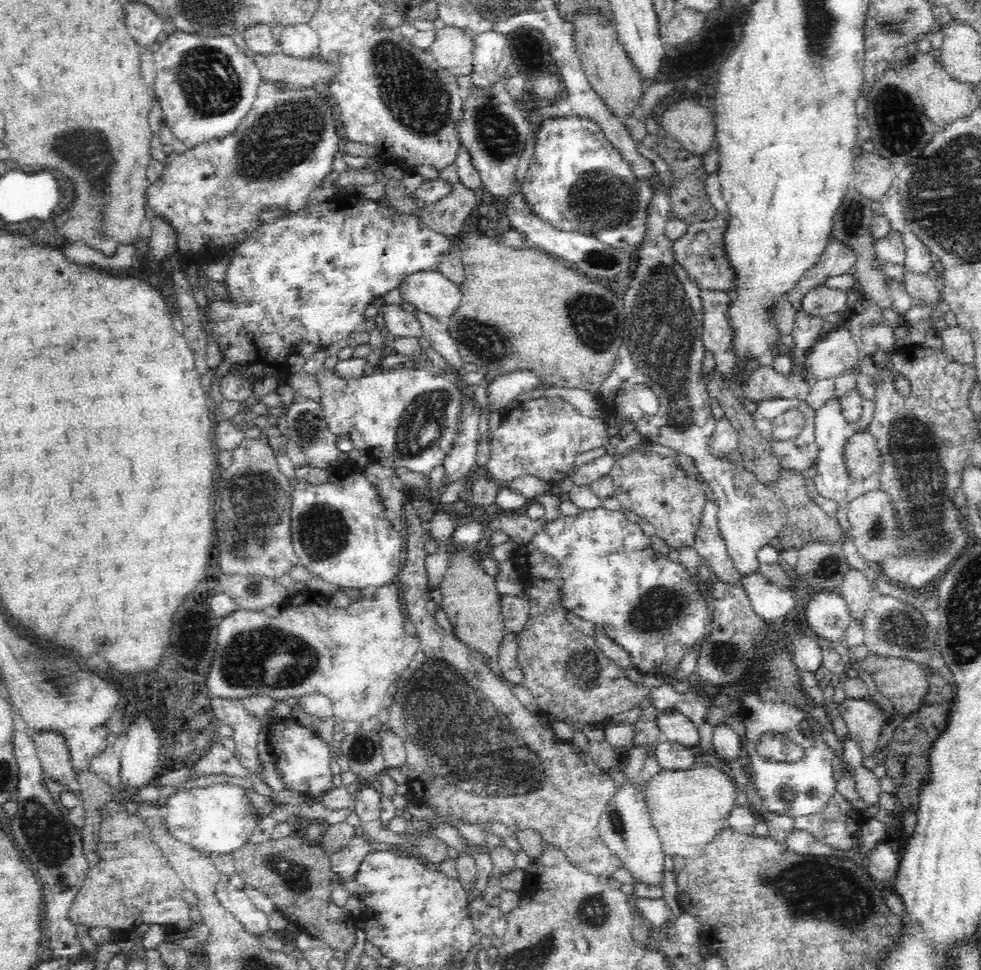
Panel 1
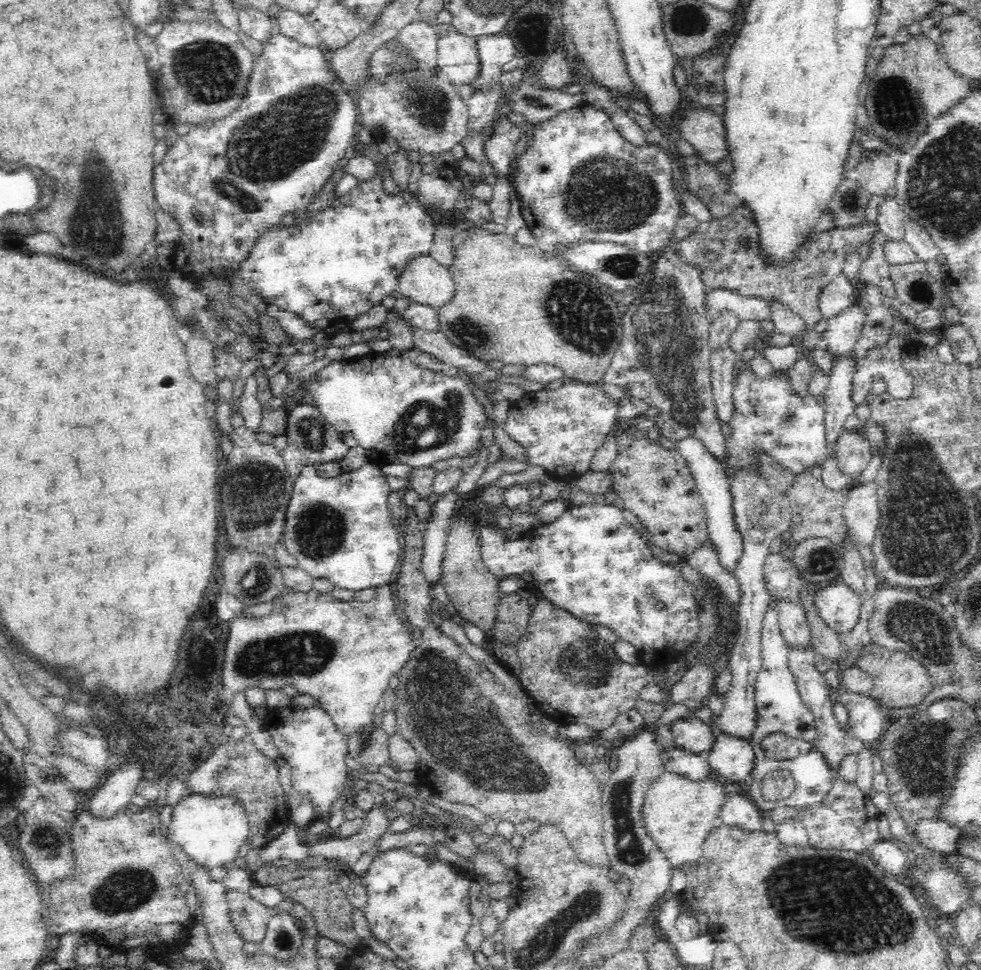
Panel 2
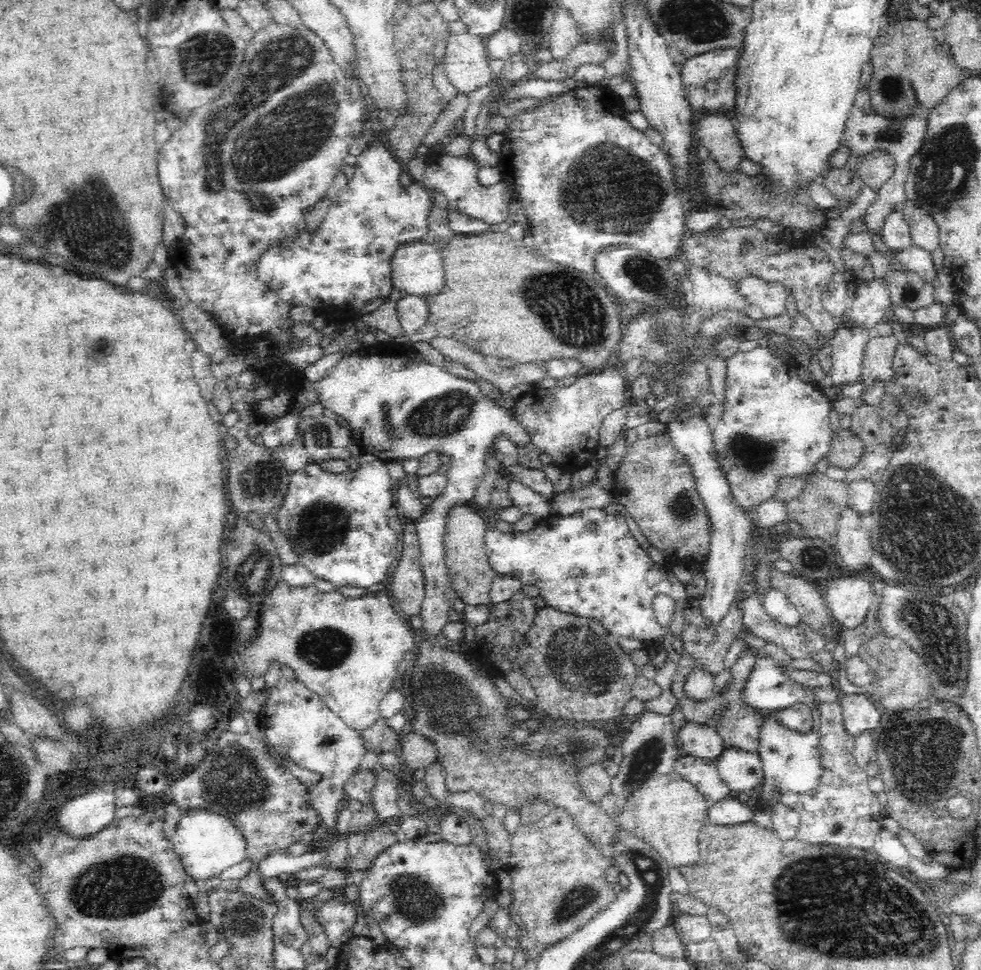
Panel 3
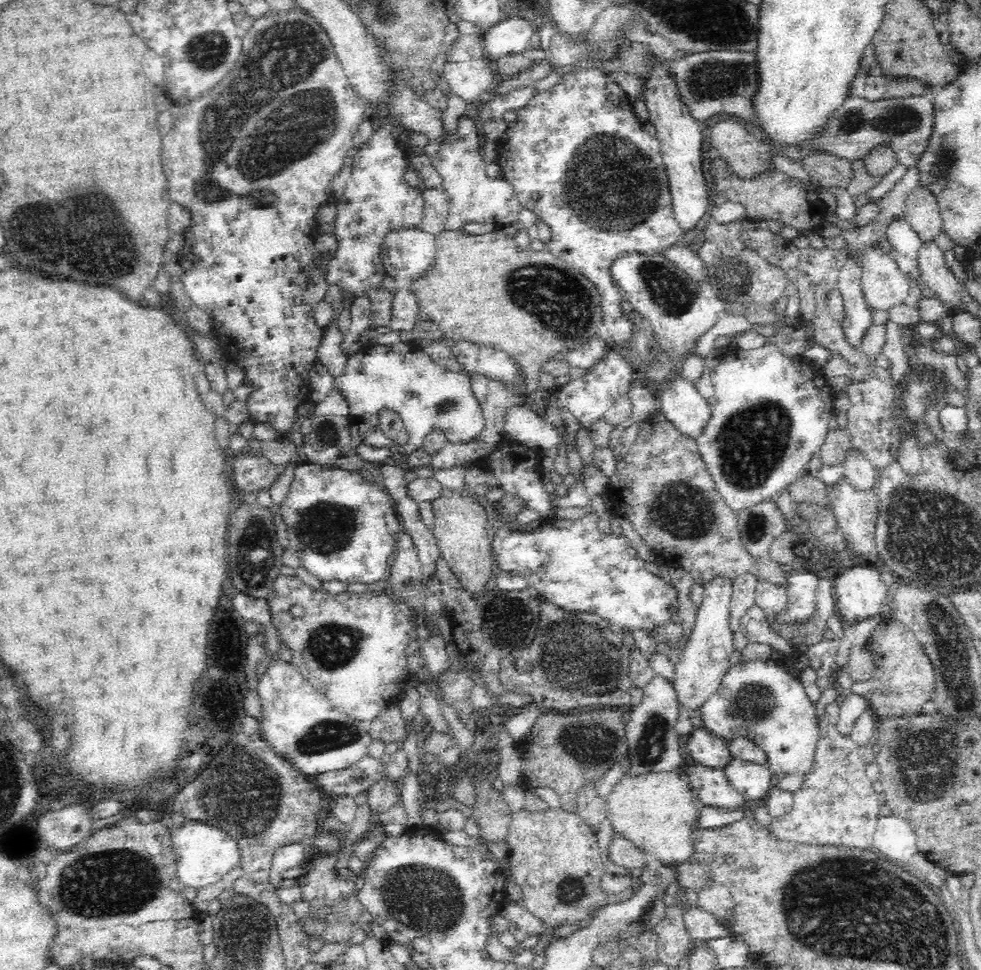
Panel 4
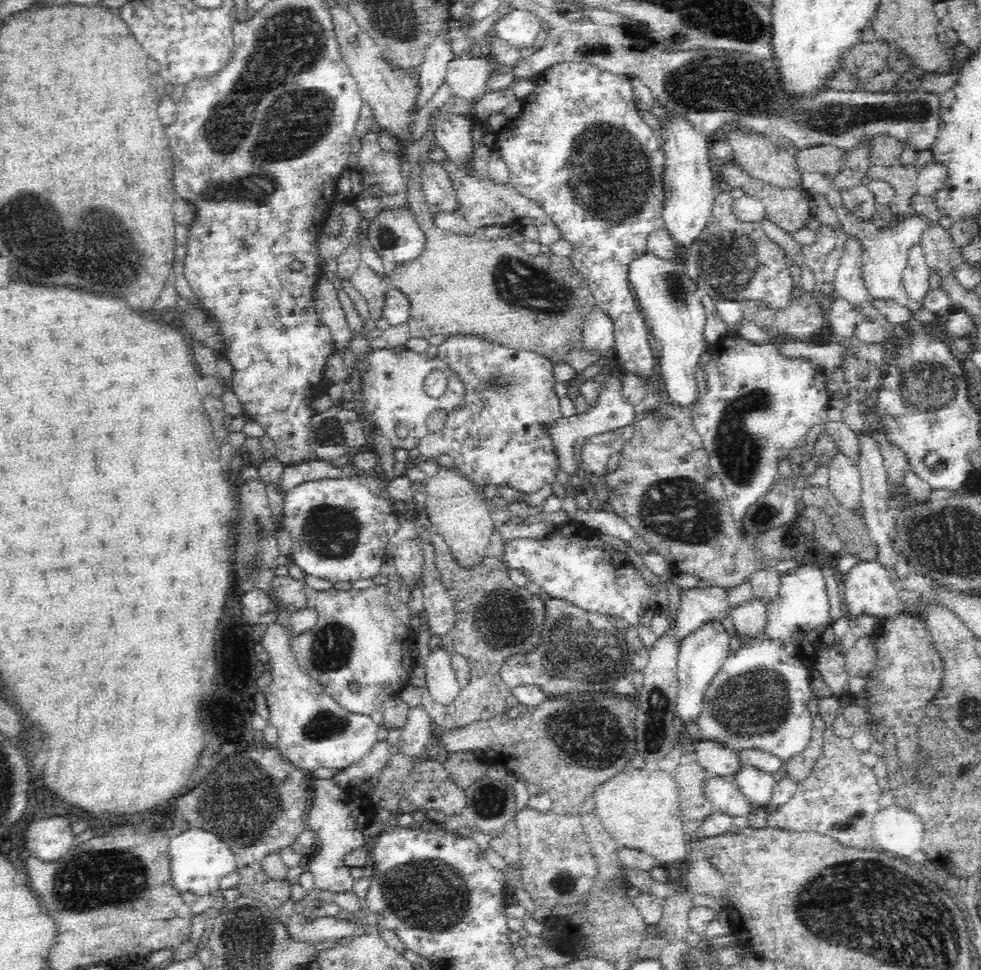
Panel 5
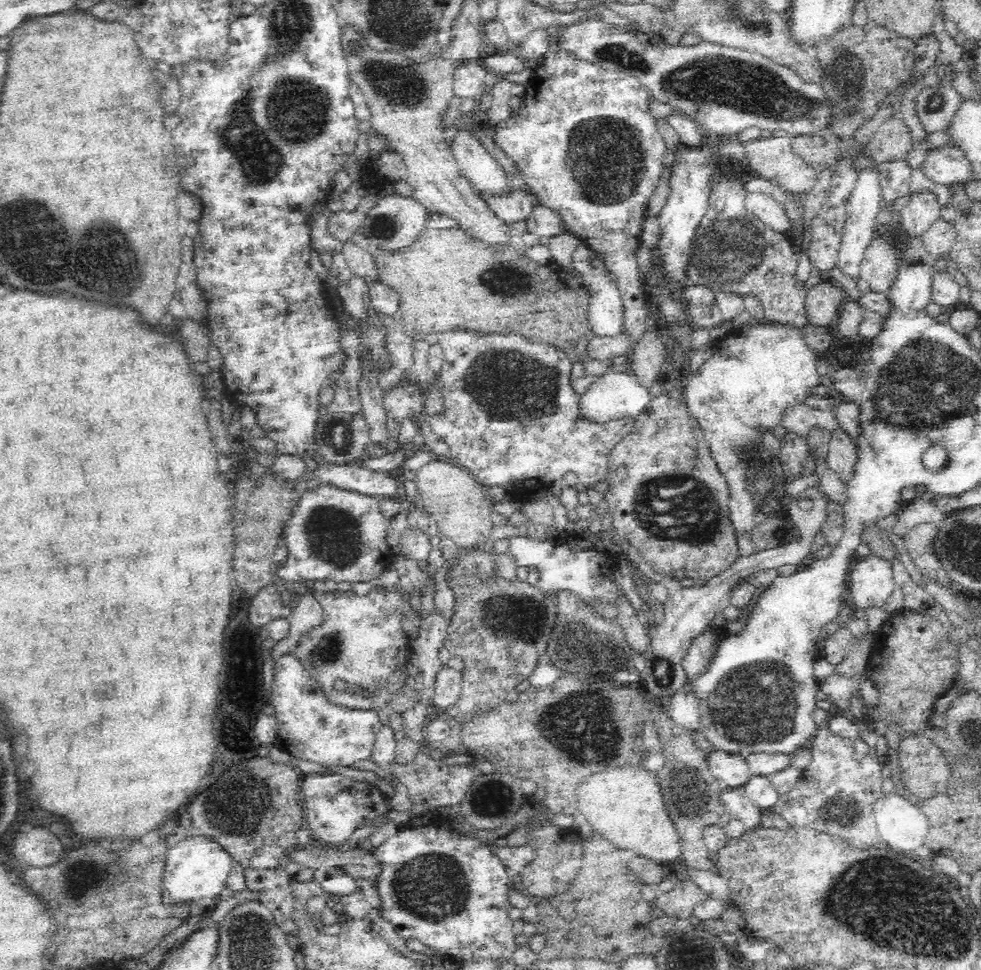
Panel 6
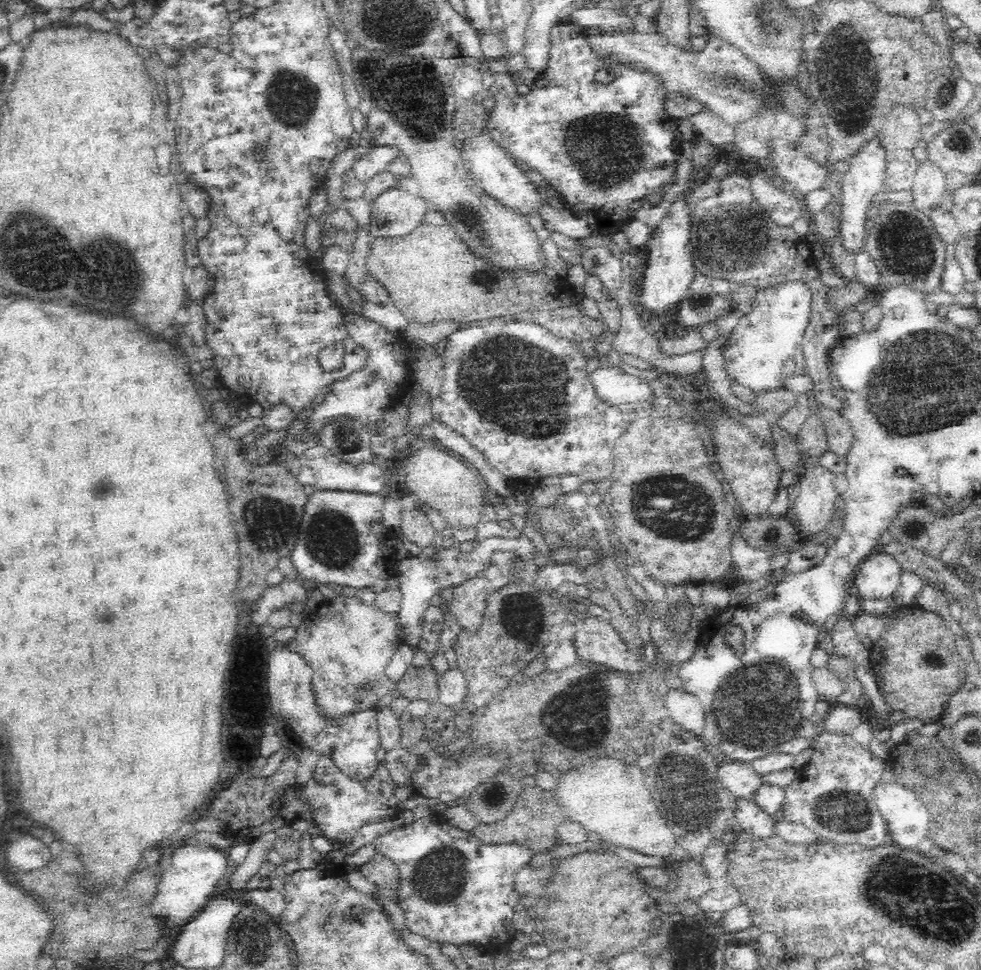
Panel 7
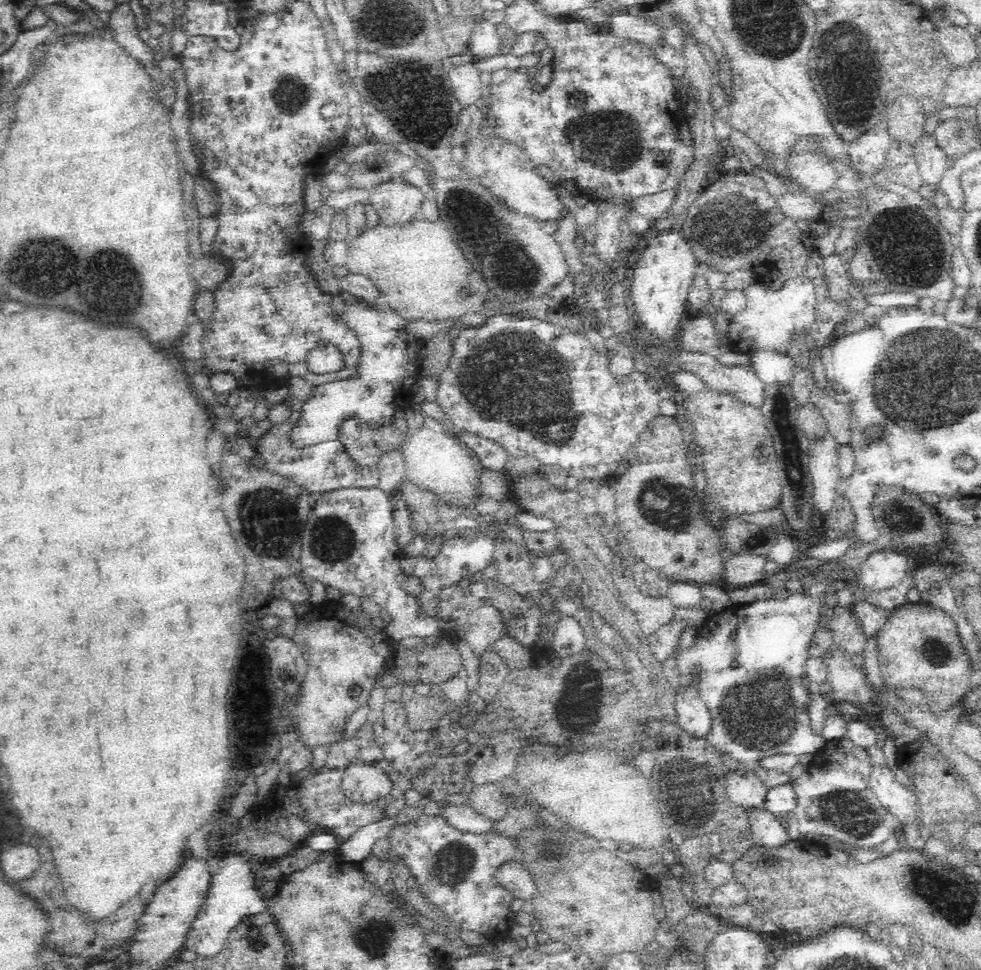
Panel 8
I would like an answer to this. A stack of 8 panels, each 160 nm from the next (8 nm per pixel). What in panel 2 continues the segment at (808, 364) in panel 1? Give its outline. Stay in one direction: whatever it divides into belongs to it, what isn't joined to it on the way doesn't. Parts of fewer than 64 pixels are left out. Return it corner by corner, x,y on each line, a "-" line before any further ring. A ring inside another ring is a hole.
856,301
842,310
838,316
828,319
822,344
834,356
845,355
854,349
864,326
866,307

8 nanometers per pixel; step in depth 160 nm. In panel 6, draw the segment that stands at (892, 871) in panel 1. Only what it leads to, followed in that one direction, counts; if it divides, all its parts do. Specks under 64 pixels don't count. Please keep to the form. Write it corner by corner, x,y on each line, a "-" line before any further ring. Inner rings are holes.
896,792
882,794
878,797
873,808
875,821
880,830
880,838
892,846
892,850
910,854
919,846
924,845
928,830
927,814
922,813
922,809
912,802
908,802
904,796

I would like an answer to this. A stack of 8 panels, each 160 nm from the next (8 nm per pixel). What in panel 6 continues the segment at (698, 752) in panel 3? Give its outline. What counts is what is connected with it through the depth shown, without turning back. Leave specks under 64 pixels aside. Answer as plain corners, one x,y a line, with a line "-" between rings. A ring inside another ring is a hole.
712,750
705,756
707,759
708,771
707,773
715,776
719,780
720,786
729,788
744,789
748,780
750,780
751,772
747,760
740,757
740,754
732,754
722,750

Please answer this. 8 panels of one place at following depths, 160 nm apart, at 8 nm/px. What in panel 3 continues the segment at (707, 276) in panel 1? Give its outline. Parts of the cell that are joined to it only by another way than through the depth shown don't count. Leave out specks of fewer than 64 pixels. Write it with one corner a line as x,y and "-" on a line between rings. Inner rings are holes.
732,226
724,229
722,236
713,236
711,230
706,233
688,234
685,240
682,242
680,255
688,257
688,259
694,261
696,265
700,267
706,267
720,275
728,281
738,280
742,278
742,275
748,273
754,273
754,275
760,275
761,278
769,280
769,282
782,282
787,287
790,294
791,310
800,312
802,315
808,318
809,322
813,324
814,330
820,334
825,335
830,341
834,335
838,325
838,318
832,316
822,304
822,294
826,291
832,278
836,276
838,267
832,259
821,250
818,250
815,246
788,246
788,248
782,248
780,244
776,246
776,240
768,238
768,236
774,236
774,234
768,234
762,230
758,230
755,226
-
744,246
750,246
750,250
743,254
740,248
-
738,276
738,278
737,278

